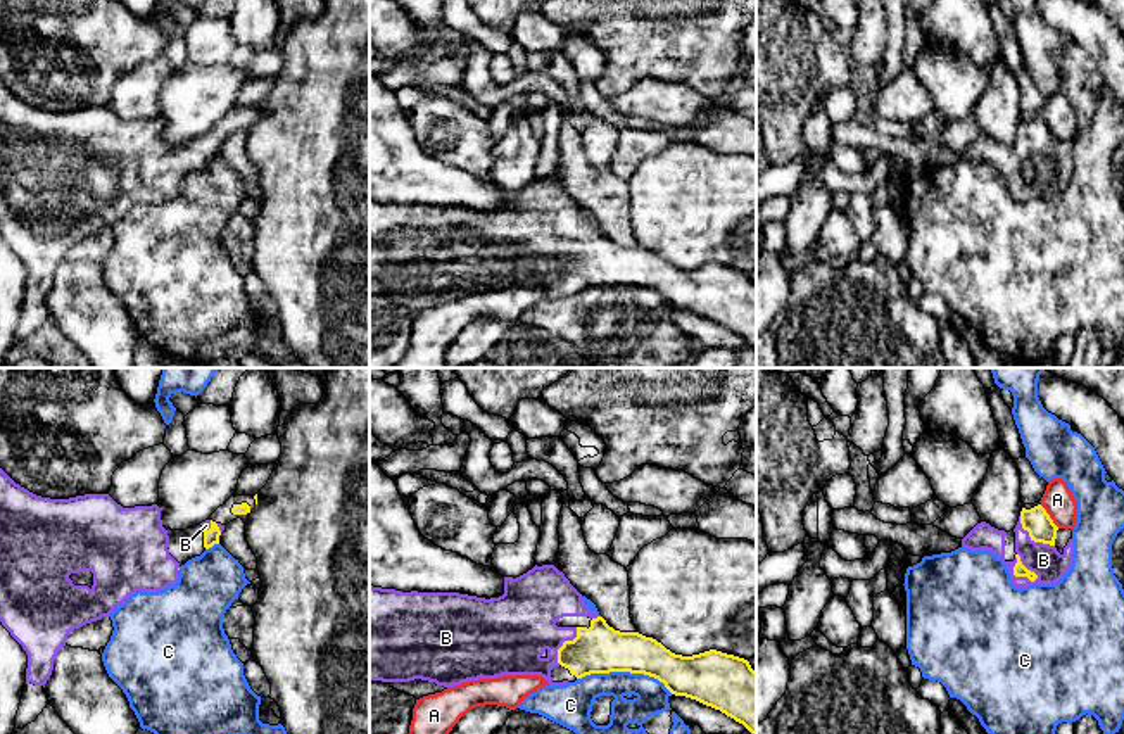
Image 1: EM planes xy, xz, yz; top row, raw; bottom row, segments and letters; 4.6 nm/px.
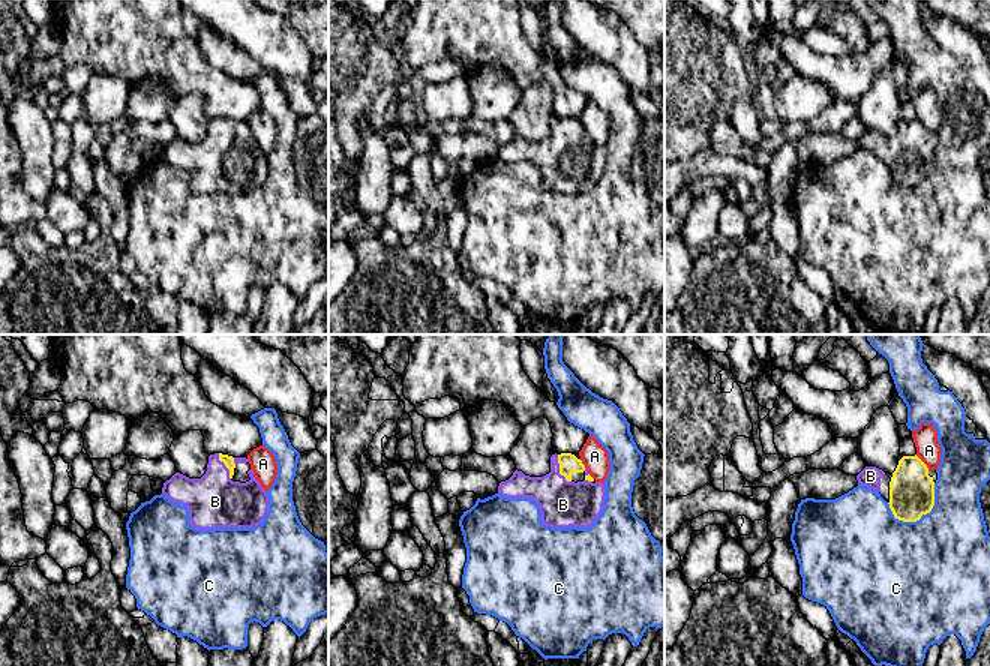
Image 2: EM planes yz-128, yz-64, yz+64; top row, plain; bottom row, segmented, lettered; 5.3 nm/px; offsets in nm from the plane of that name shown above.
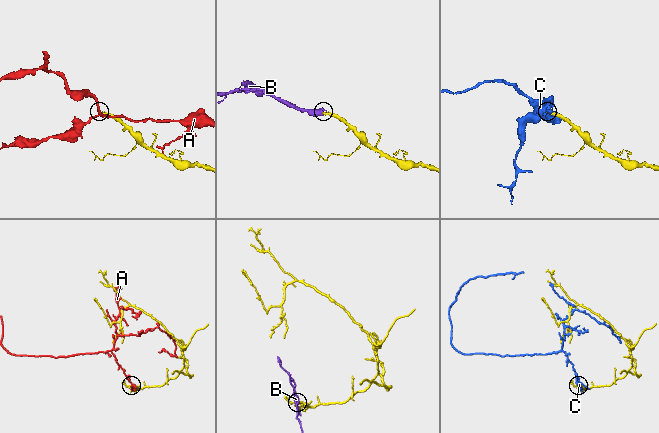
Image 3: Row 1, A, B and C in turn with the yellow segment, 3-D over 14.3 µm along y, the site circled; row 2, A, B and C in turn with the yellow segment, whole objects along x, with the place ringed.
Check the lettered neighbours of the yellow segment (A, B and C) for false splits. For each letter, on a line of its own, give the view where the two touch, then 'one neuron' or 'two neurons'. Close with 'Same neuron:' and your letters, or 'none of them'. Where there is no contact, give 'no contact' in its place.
A: yz | two neurons
B: yz | two neurons
C: xz | two neurons
Same neuron: none of them

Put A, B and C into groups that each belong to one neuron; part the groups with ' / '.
A / B / C

